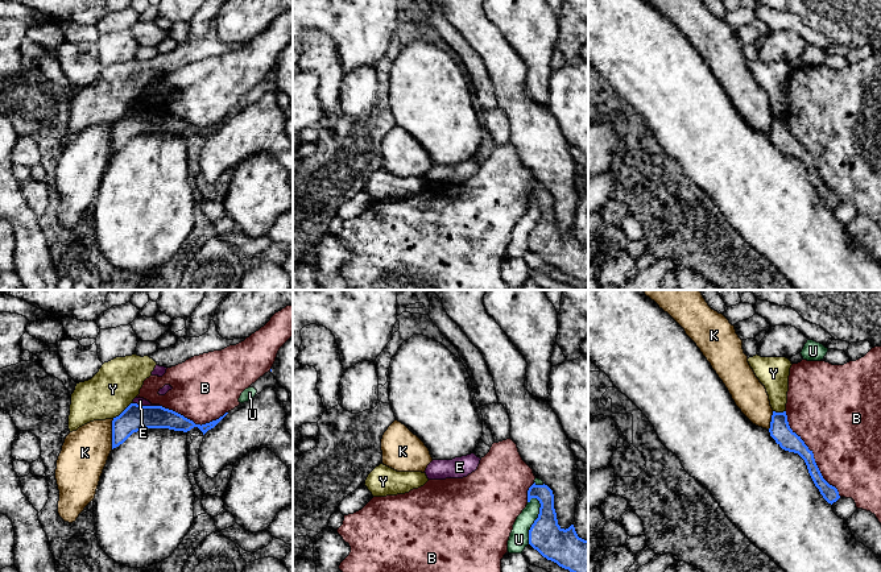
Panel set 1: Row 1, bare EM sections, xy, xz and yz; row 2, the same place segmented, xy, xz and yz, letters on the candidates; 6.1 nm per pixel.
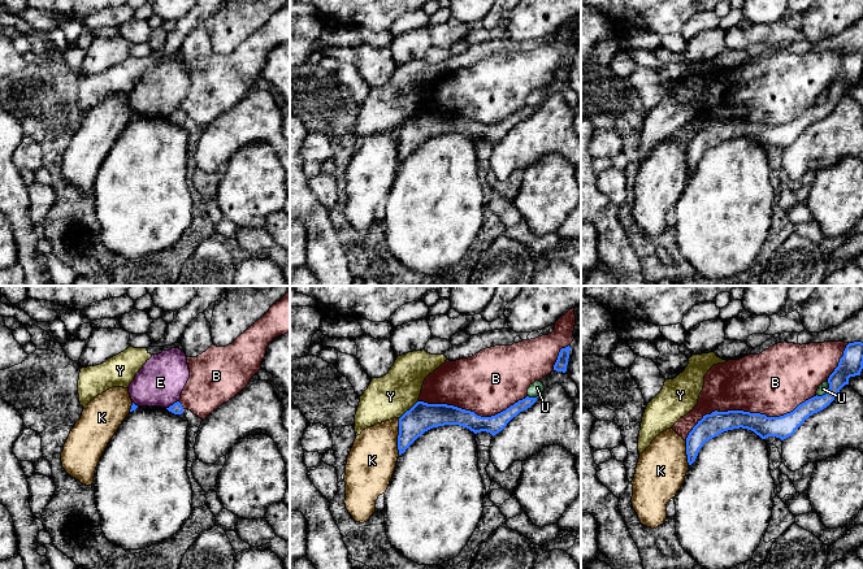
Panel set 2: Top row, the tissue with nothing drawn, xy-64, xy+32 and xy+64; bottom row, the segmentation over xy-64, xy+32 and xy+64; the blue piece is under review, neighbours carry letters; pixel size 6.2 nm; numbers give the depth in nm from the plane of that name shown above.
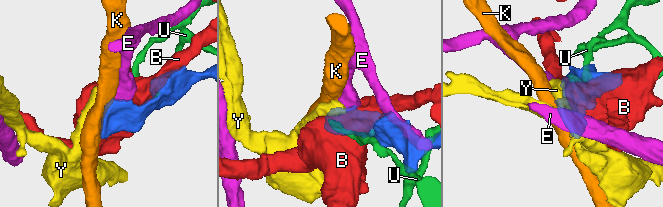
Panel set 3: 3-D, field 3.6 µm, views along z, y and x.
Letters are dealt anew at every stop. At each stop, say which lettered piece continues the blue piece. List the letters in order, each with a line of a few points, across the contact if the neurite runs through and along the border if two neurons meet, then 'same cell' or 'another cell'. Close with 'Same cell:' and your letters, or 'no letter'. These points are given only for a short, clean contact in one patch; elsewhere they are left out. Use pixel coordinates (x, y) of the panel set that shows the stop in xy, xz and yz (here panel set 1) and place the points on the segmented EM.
B: another cell
E: line xy (133, 402), (158, 406); another cell
K: another cell
U: another cell
Y: line xy (132, 402), (112, 418); another cell
Same cell: no letter

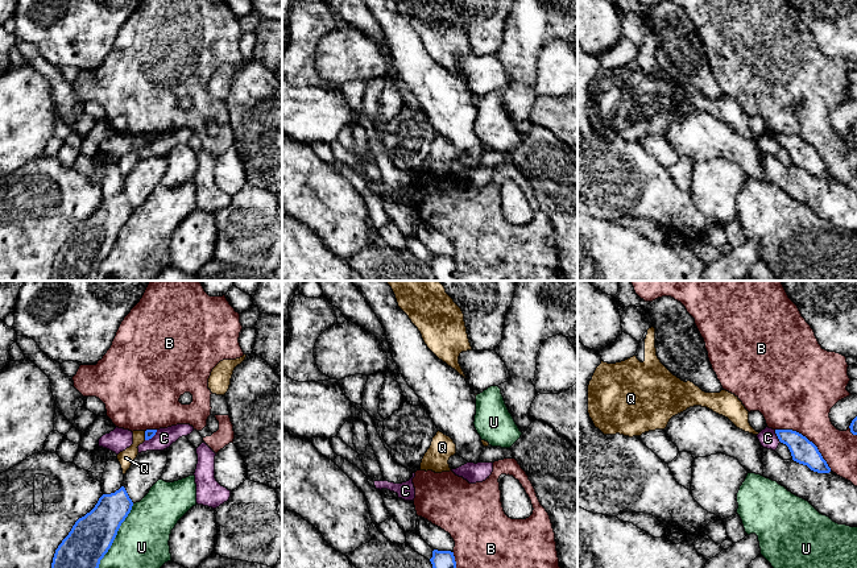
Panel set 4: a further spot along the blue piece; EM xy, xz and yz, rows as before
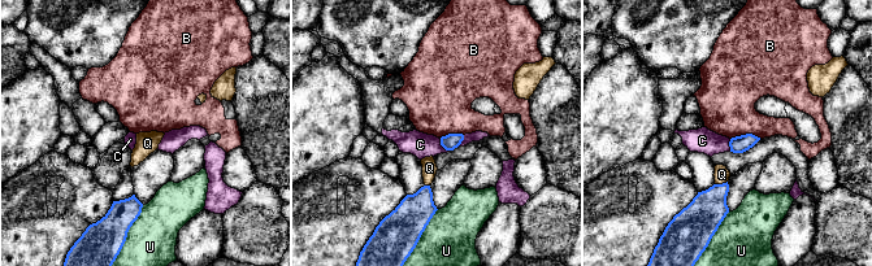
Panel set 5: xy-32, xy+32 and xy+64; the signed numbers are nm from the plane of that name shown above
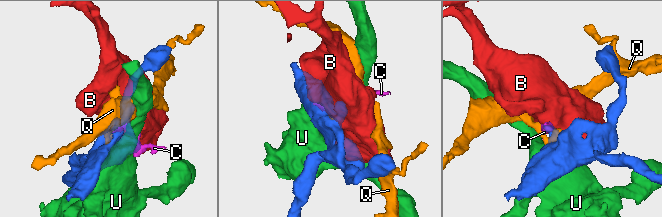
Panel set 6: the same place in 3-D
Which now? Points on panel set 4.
B: another cell
C: line yz (774, 430), (781, 442); another cell
Q: another cell
U: another cell
Same cell: no letter

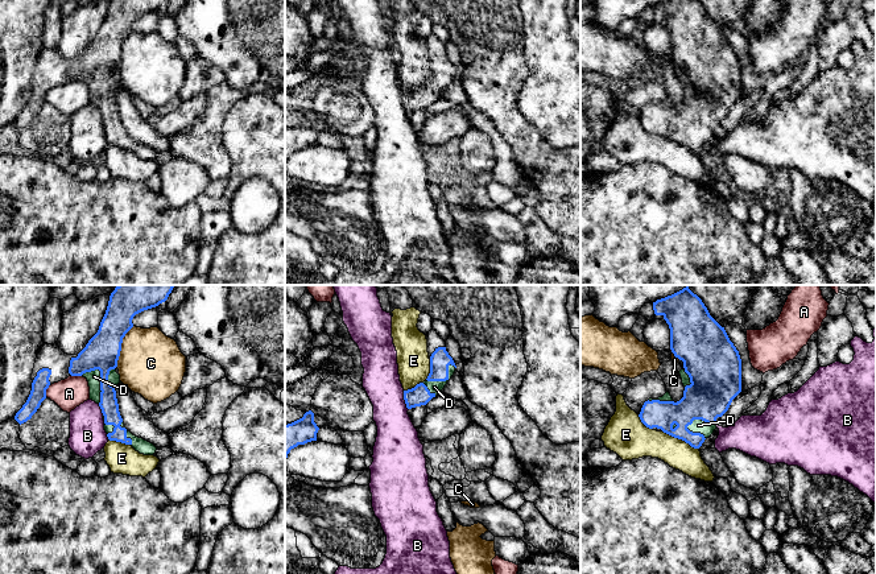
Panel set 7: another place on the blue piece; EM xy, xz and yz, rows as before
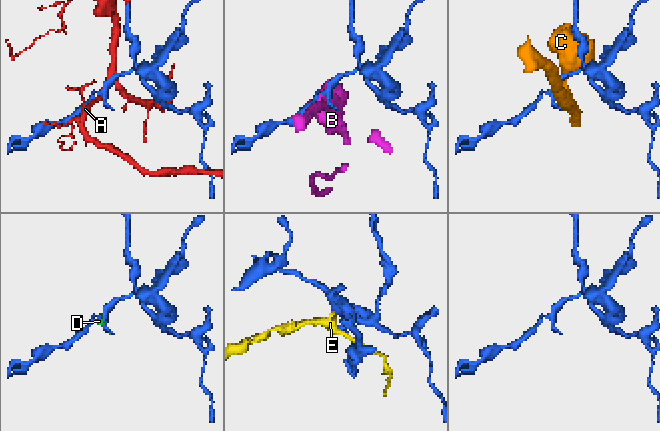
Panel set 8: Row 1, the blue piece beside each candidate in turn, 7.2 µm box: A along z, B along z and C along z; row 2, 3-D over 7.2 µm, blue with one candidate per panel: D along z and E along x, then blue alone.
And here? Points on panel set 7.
A: another cell
B: line xz (403, 391), (403, 399), (408, 409); another cell
C: another cell
D: same cell
E: another cell
Same cell: D

